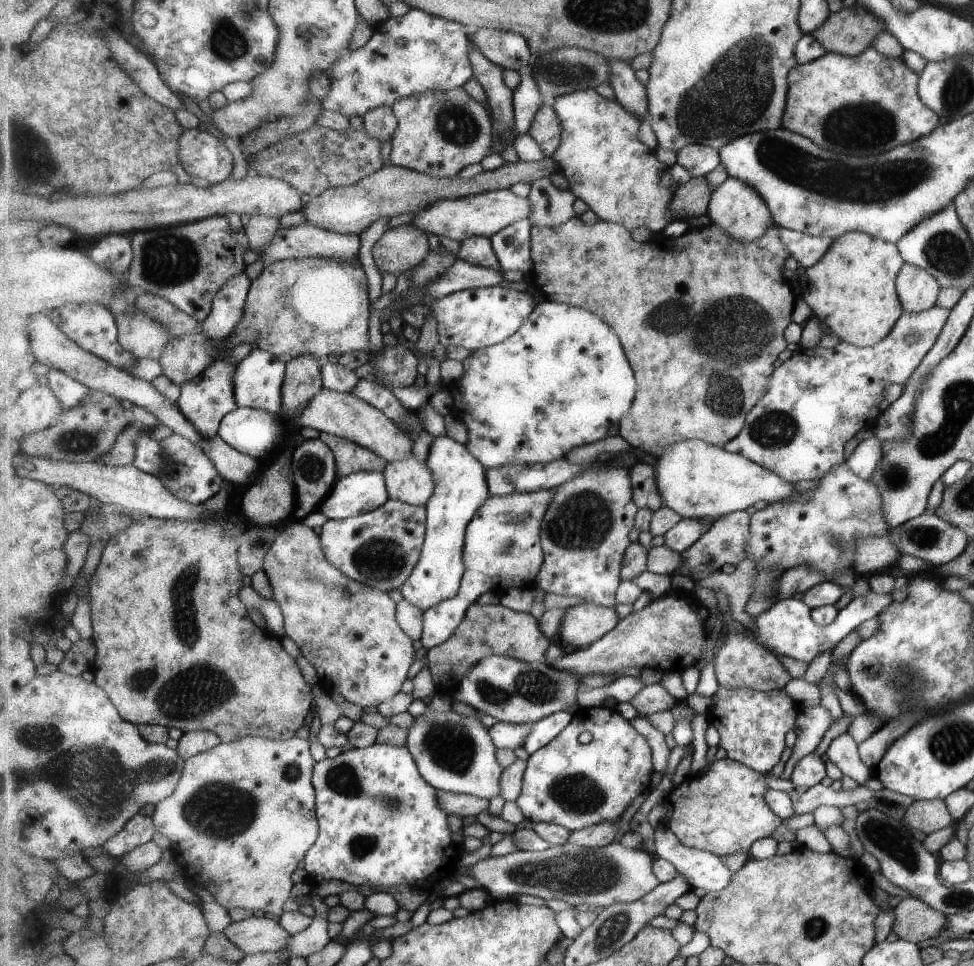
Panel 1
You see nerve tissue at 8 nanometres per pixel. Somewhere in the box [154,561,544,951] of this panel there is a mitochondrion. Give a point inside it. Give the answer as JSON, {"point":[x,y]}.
{"point":[222,811]}

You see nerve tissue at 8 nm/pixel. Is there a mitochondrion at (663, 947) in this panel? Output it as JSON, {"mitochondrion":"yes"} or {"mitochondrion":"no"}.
{"mitochondrion":"no"}

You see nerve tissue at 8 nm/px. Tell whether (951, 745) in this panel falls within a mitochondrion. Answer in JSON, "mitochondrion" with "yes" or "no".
{"mitochondrion":"yes"}

